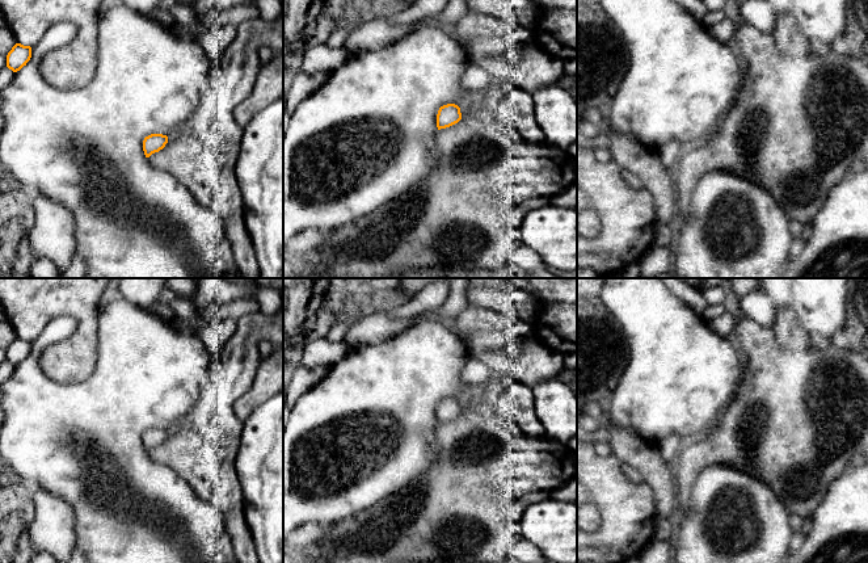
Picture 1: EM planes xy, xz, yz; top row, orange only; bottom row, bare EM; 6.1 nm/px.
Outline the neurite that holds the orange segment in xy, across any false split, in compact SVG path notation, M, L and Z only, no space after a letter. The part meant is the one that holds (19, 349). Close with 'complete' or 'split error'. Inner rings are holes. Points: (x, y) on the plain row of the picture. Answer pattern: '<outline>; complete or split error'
M16 337L7 349L7 361L13 366L20 365L31 352L31 341Z; complete

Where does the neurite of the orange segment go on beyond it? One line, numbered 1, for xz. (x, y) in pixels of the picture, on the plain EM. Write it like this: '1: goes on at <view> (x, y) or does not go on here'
1: does not go on here

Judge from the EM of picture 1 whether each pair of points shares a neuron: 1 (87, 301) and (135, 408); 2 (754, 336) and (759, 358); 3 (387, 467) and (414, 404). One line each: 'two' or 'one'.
1: two
2: one
3: one

